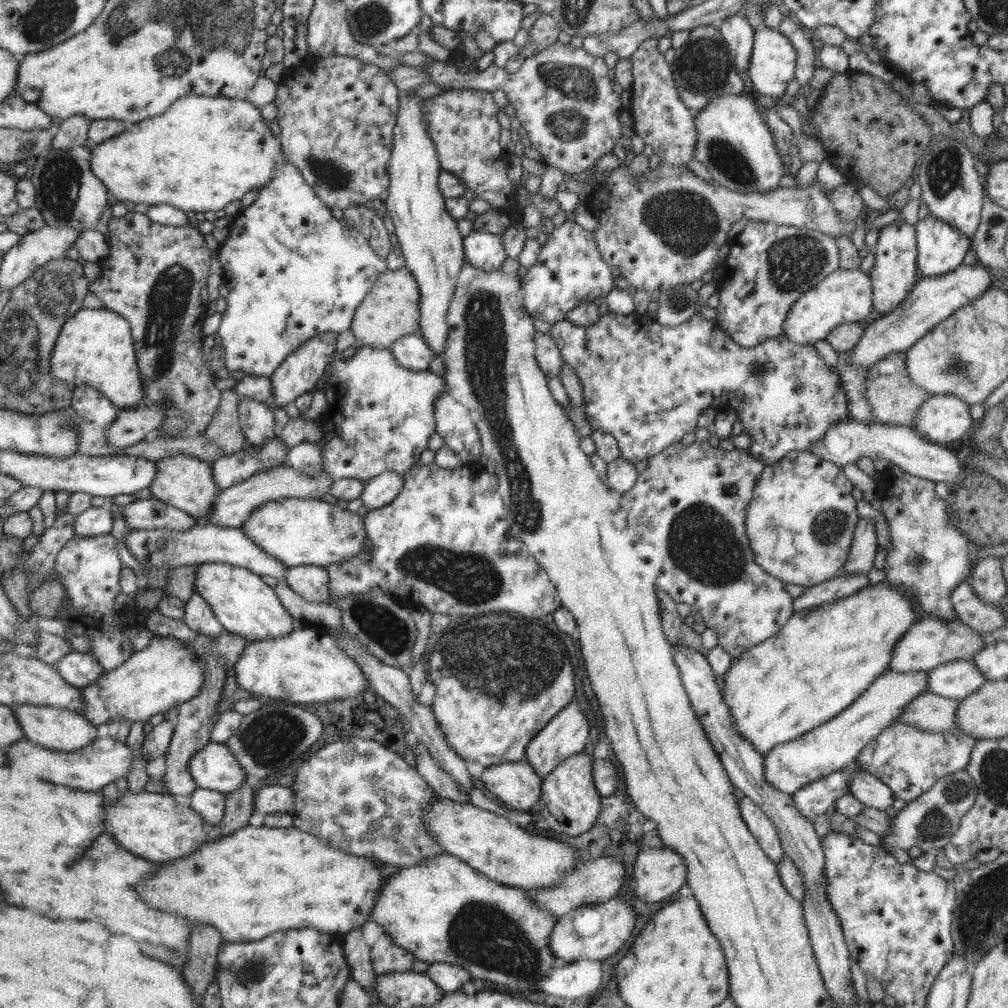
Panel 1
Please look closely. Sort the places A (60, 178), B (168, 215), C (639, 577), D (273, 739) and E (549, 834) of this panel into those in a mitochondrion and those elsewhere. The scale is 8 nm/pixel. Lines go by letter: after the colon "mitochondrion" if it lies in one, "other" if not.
A: mitochondrion
B: other
C: other
D: mitochondrion
E: other

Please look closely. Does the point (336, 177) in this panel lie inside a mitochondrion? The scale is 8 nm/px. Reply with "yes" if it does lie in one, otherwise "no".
yes

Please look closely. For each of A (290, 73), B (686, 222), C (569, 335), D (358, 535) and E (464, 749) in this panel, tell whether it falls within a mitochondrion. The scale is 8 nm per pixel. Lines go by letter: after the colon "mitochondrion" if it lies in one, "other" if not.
A: other
B: mitochondrion
C: other
D: other
E: other

